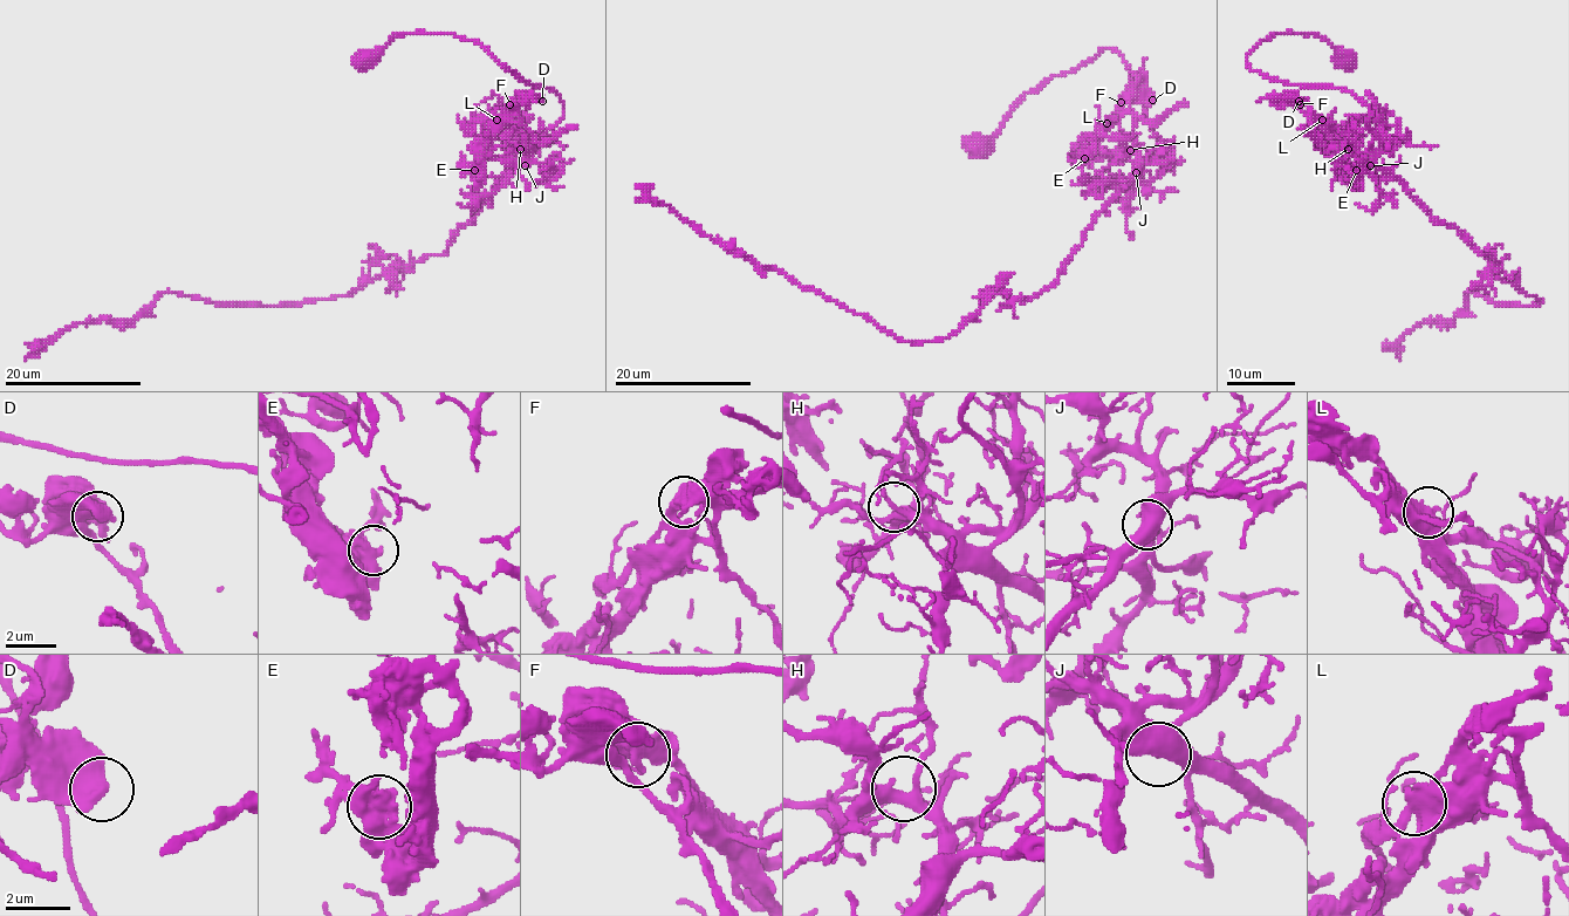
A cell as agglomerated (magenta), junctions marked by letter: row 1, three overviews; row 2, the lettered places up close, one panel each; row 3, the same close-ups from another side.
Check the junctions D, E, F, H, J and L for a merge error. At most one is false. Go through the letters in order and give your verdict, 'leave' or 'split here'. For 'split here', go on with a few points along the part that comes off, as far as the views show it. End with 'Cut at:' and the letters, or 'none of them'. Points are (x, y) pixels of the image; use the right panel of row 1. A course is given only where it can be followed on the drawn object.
D: leave
E: leave
F: leave
H: leave
J: leave
L: split here; course (1322, 120), (1309, 121), (1321, 143), (1302, 127)
Cut at: L

